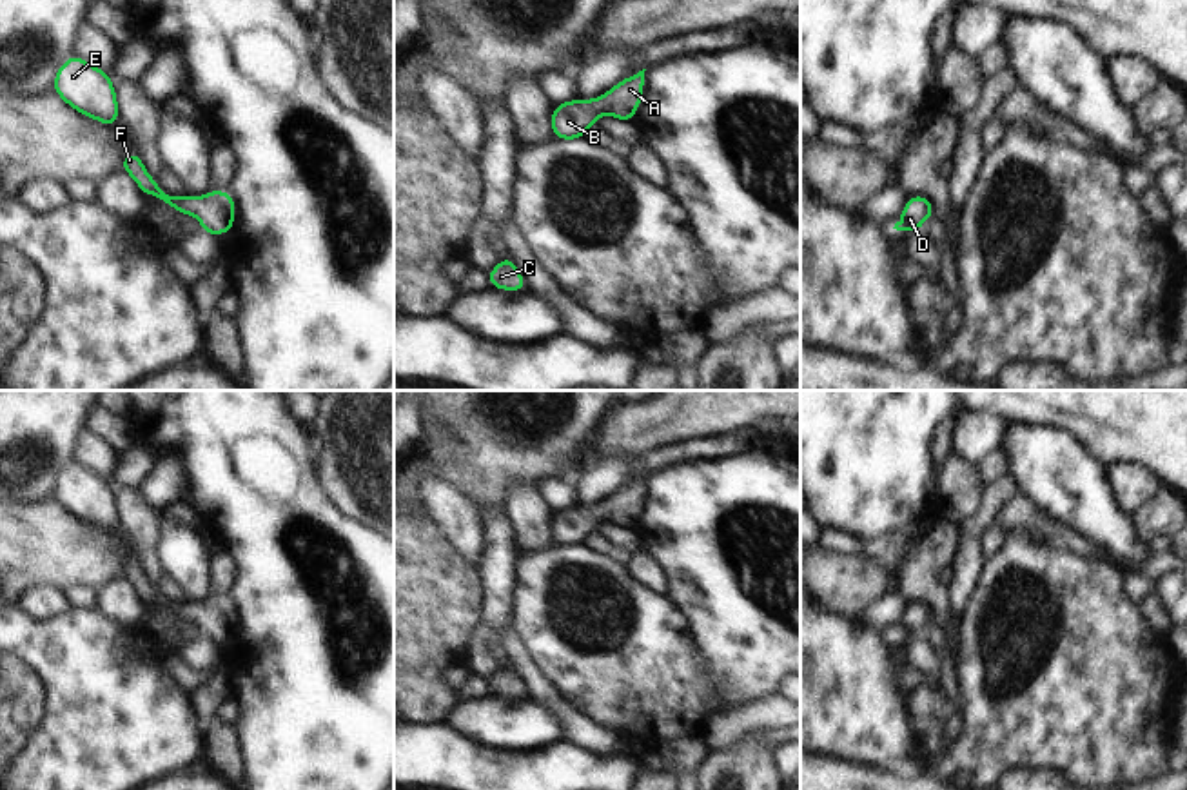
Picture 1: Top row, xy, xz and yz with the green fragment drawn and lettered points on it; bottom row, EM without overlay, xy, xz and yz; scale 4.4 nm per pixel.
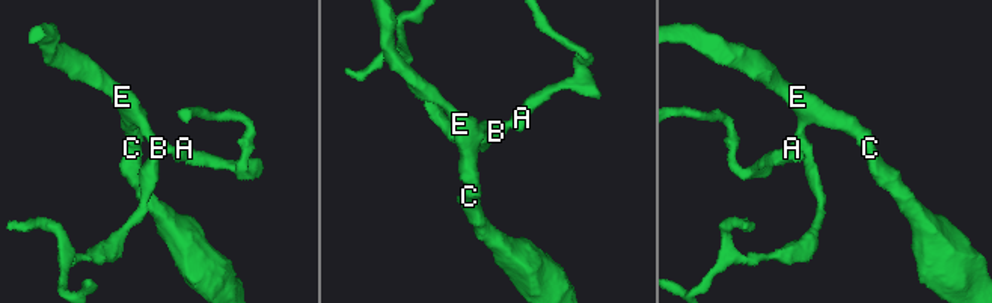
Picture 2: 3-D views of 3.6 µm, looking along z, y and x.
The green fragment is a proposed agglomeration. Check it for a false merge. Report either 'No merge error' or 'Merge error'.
No merge error.

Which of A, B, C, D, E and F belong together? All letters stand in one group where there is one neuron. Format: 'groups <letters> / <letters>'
groups A B C D E F

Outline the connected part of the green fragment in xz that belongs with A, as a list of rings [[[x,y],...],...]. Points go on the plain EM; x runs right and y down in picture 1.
[[[644,478],[623,485],[599,505],[575,505],[564,510],[554,510],[554,521],[550,525],[554,545],[581,547],[590,534],[597,532],[603,519],[615,523],[619,528],[633,528],[643,505]]]

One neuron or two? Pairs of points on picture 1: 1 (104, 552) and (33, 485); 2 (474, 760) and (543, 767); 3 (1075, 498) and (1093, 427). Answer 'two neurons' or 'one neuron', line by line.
1: two neurons
2: one neuron
3: two neurons

